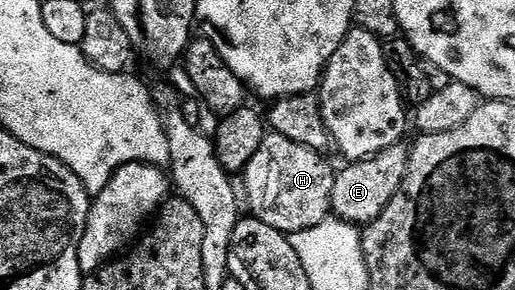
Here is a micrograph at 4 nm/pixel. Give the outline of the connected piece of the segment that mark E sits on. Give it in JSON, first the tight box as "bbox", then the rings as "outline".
{"bbox":[331,142,410,225],"outline":[[[404,142],[391,145],[369,159],[346,162],[342,171],[338,170],[333,177],[331,189],[331,211],[345,223],[368,225],[374,223],[387,209],[391,197],[399,193],[399,185],[403,185],[403,177],[407,177],[410,148]]]}

